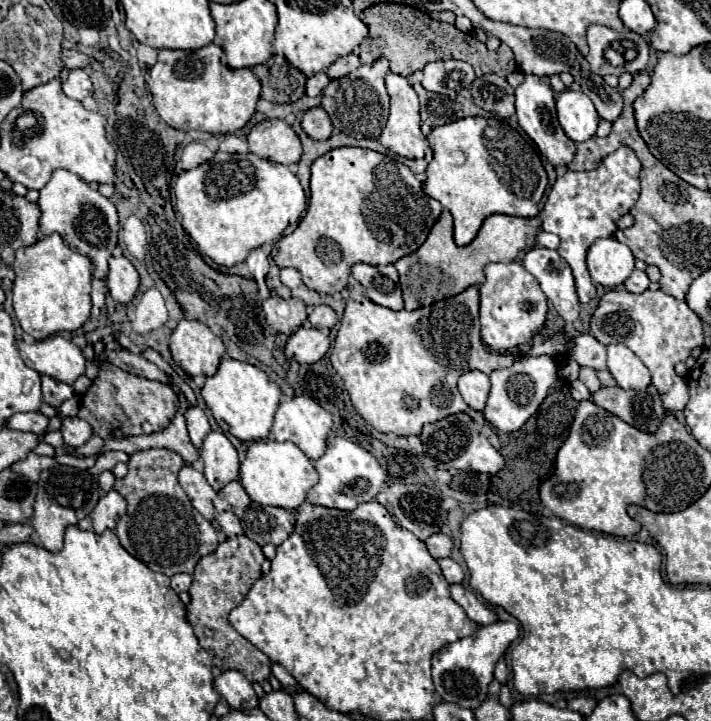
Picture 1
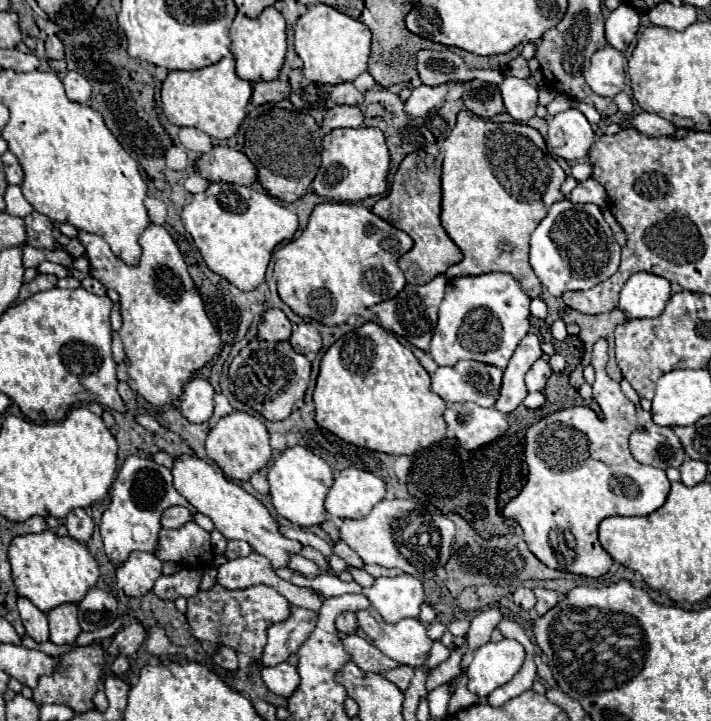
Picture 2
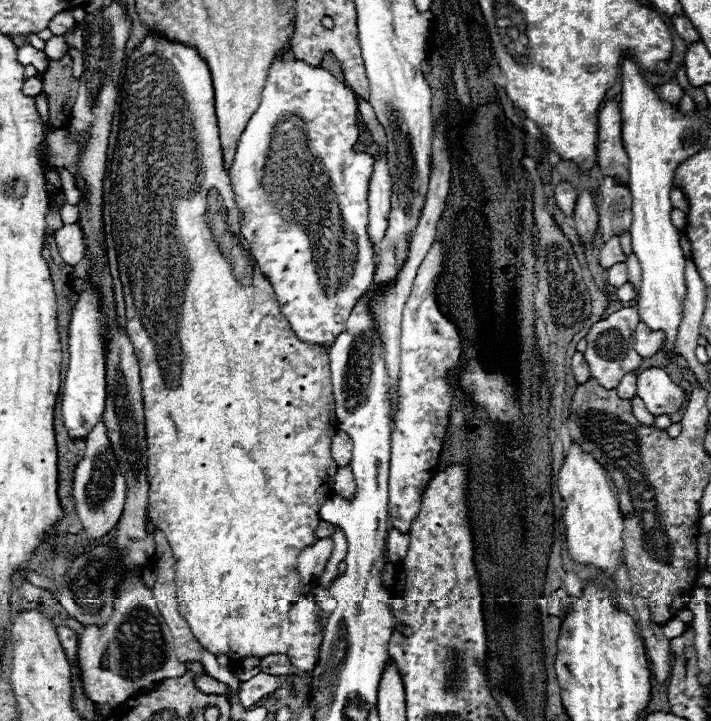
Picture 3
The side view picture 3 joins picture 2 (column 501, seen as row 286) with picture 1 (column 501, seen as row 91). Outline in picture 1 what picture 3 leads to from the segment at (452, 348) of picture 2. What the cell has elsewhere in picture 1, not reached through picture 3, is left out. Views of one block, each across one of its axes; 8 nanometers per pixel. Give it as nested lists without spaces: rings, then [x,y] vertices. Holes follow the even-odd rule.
[[[520,262],[510,264],[488,264],[484,268],[486,282],[480,286],[480,326],[482,340],[496,352],[506,352],[508,348],[516,348],[526,344],[536,332],[542,330],[546,322],[546,298],[540,290],[540,284],[532,274],[524,270]]]

